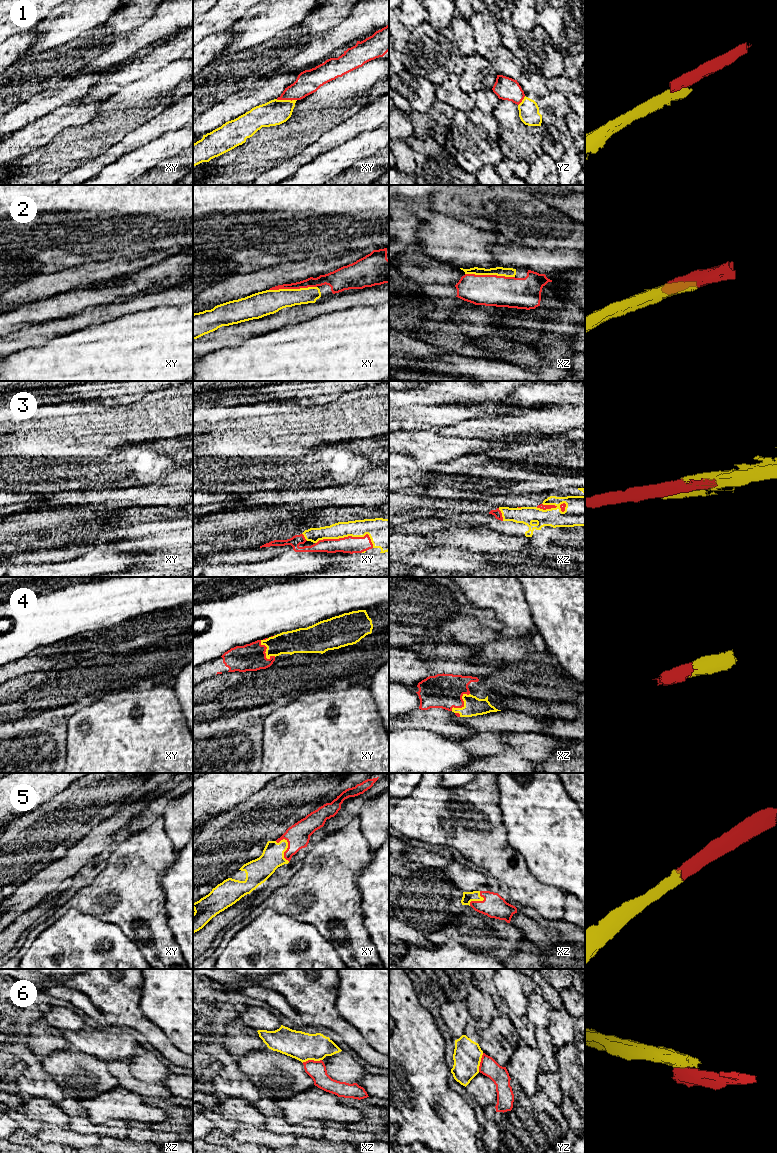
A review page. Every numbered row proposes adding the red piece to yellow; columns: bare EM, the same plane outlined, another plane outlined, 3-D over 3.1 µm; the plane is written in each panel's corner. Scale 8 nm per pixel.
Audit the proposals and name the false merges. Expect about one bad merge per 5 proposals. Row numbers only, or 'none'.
1, 6

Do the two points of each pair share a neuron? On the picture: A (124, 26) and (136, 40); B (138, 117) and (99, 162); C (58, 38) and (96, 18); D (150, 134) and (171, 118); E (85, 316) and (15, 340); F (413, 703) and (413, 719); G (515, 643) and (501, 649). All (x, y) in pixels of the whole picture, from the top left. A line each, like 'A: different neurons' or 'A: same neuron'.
A: different neurons
B: different neurons
C: same neuron
D: same neuron
E: same neuron
F: different neurons
G: same neuron

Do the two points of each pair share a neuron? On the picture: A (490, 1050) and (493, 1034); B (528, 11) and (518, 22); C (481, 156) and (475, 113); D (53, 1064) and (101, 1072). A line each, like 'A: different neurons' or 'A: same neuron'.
A: same neuron
B: same neuron
C: same neuron
D: same neuron

